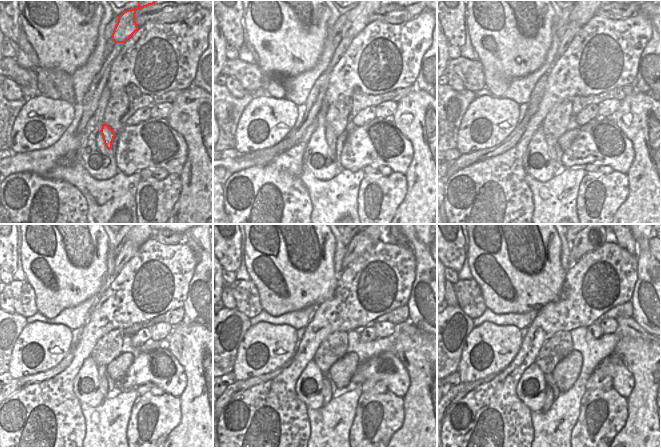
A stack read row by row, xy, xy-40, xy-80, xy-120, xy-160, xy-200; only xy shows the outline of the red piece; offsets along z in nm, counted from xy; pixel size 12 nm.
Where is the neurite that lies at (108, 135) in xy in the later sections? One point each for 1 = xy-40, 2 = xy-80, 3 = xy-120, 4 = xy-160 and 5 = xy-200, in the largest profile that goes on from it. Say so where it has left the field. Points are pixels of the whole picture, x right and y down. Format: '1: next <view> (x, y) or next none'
1: next xy-40 (331, 138)
2: next xy-80 (552, 143)
3: next xy-120 (103, 383)
4: next xy-160 (326, 390)
5: next xy-200 (550, 398)

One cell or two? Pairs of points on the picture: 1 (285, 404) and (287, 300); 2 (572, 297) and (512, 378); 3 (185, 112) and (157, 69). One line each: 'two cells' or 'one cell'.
1: two cells
2: one cell
3: two cells

